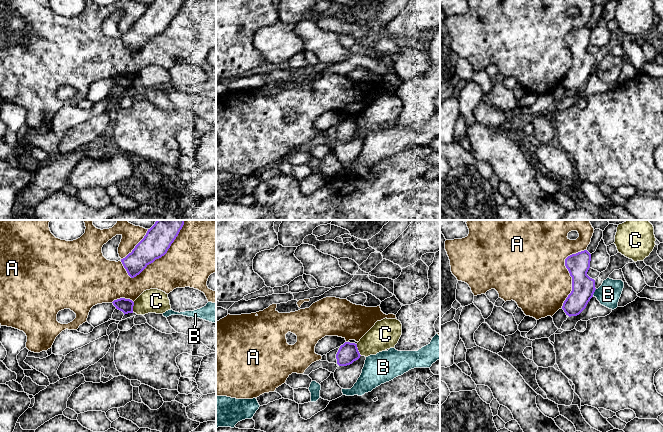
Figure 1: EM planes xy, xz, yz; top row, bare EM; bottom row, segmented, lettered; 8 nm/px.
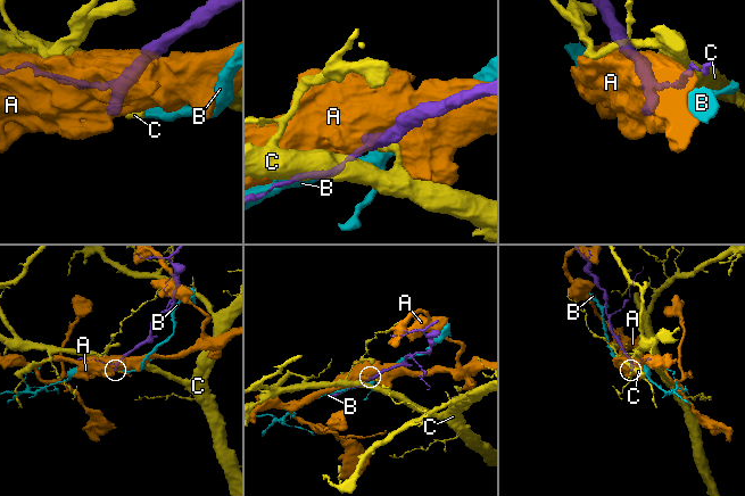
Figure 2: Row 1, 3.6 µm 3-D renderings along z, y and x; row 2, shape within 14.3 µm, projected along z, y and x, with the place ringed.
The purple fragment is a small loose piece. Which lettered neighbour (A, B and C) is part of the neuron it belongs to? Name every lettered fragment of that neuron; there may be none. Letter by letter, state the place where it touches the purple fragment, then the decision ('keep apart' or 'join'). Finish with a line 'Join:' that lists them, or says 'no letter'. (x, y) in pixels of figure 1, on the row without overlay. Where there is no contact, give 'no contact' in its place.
A: xy (160, 33) | keep apart
B: yz (594, 67) | keep apart
C: xz (357, 126) | keep apart
Join: no letter

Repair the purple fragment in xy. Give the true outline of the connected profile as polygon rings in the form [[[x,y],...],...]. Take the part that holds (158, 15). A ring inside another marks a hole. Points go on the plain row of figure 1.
[[[154,0],[144,14],[121,38],[131,54],[164,32],[184,0]]]

